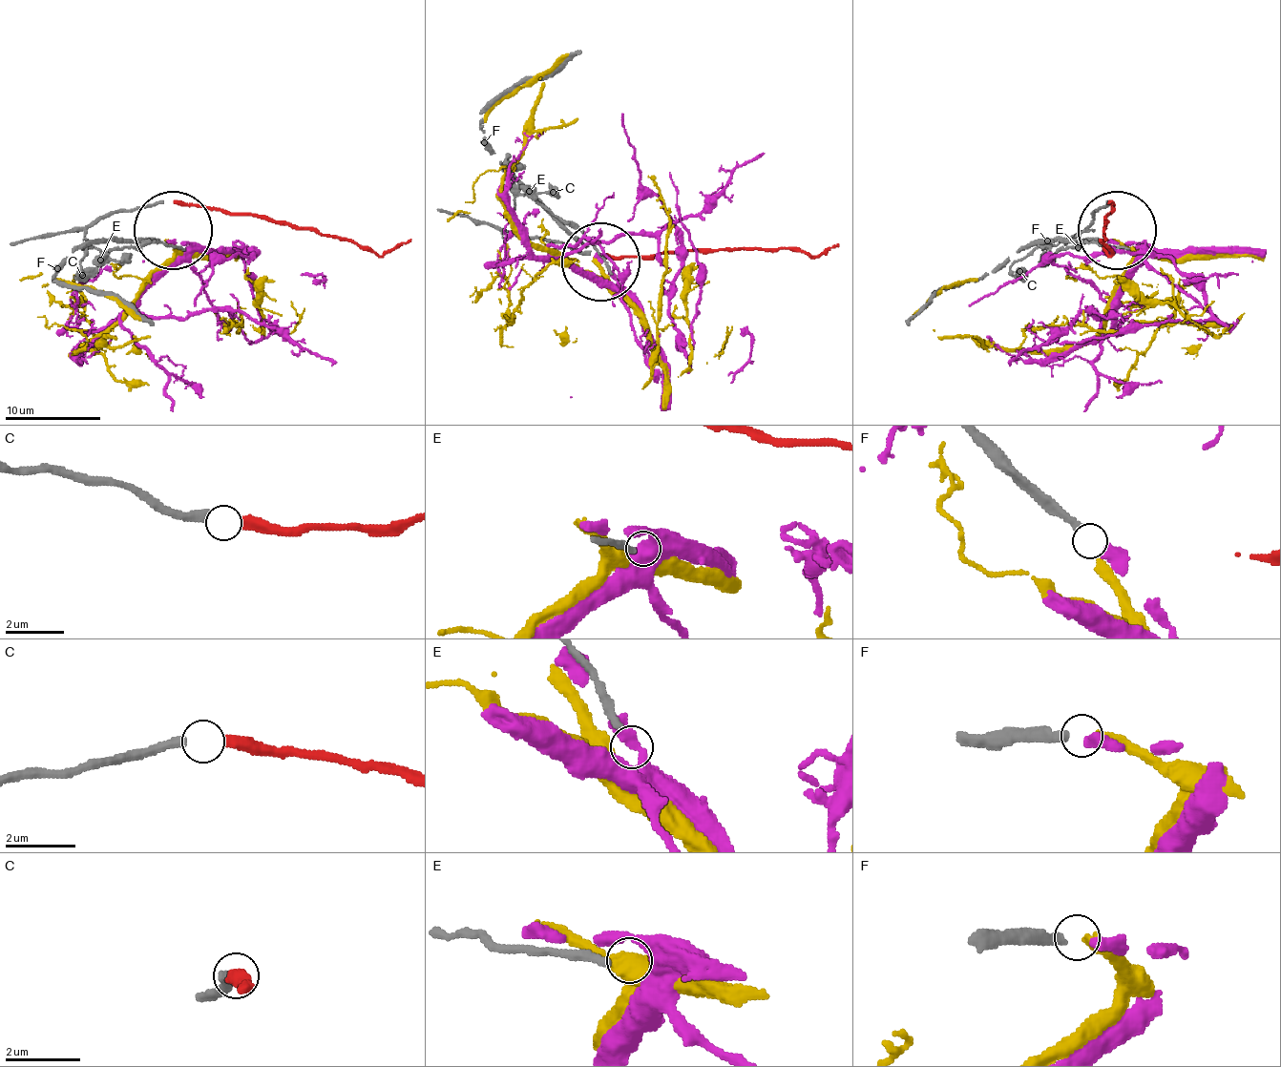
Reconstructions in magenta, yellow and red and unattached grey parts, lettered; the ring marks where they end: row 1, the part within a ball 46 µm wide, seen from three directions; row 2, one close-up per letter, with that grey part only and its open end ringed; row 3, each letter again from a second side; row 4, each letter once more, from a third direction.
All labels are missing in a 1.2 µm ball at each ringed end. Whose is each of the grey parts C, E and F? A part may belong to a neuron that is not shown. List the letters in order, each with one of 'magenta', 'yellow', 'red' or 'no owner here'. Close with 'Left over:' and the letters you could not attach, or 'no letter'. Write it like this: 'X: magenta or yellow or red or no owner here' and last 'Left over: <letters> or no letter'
C: red
E: no owner here
F: magenta
Left over: E

